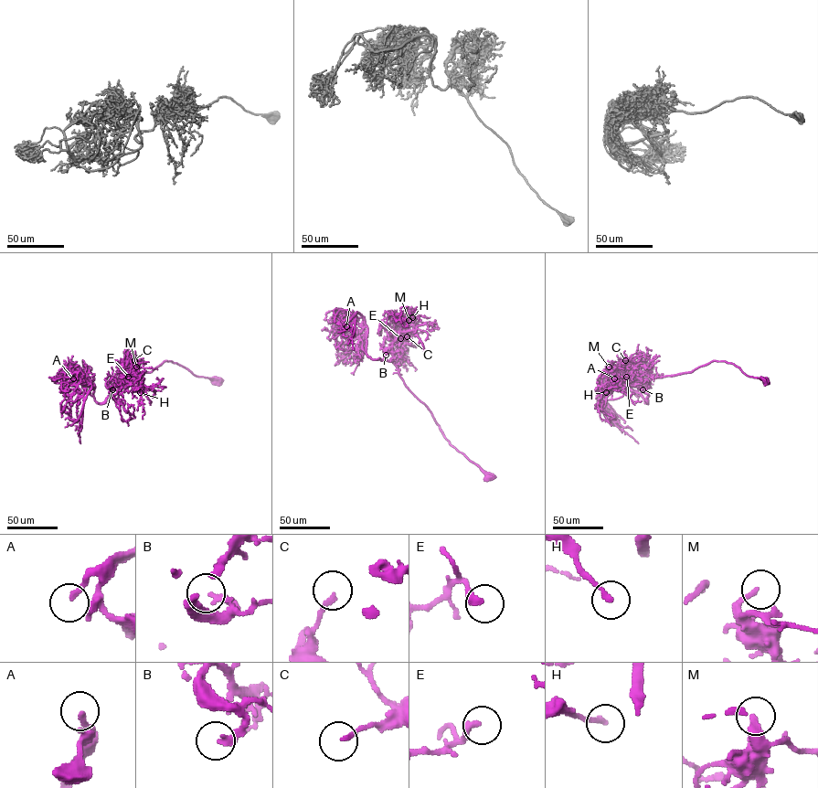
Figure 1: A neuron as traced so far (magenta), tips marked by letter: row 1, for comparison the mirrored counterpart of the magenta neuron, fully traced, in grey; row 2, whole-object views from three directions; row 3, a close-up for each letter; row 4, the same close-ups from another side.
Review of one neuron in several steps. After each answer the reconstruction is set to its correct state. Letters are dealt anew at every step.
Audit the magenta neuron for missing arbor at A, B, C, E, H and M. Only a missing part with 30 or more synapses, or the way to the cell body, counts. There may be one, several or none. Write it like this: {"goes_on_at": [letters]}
{"goes_on_at": ["A", "B", "E"]}

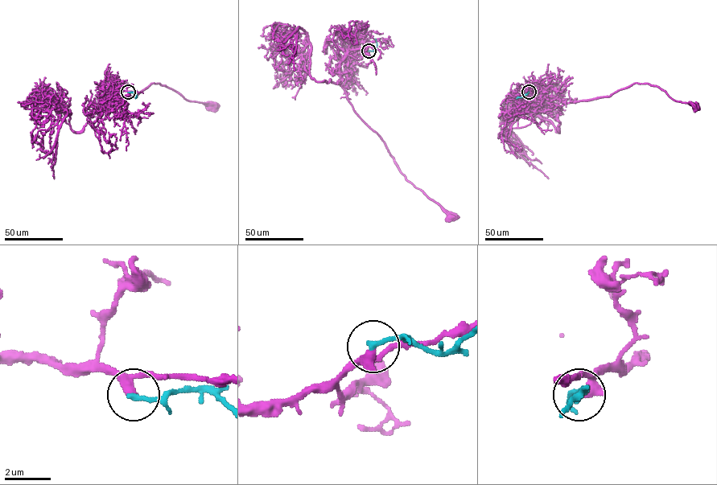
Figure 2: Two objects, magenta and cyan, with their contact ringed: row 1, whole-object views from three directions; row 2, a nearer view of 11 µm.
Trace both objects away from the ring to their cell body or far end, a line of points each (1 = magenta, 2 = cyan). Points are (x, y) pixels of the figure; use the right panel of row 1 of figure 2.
1: (528, 92), (538, 91), (569, 102), (609, 97), (635, 83), (649, 84), (662, 89), (674, 100), (696, 107)
2: (528, 92), (516, 98)

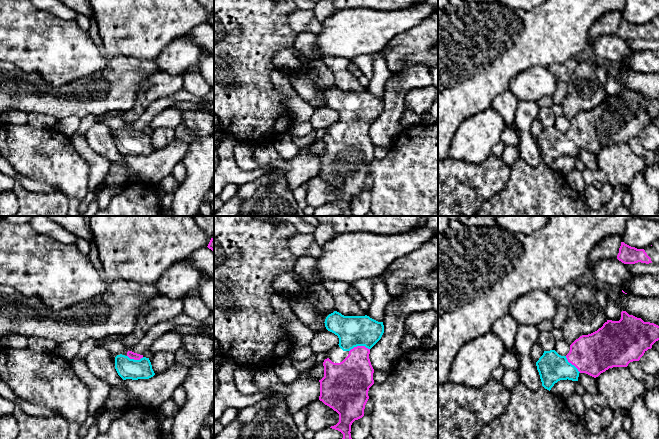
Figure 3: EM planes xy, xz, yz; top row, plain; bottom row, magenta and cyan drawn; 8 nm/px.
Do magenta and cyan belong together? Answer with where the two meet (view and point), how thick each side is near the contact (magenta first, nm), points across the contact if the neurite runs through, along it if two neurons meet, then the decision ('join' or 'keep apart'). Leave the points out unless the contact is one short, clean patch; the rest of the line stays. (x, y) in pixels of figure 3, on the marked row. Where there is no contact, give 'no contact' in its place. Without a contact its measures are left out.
contact xz (359, 346); calibres 300 and 260 nm; way xz (353, 376), (357, 365), (359, 346), (358, 337), (352, 331); join

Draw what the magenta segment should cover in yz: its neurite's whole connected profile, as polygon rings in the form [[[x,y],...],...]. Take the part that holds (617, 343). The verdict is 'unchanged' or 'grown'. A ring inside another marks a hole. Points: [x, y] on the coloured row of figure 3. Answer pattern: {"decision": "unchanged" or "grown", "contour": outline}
{"decision": "grown", "contour": [[[622,311],[619,321],[607,320],[597,331],[576,339],[566,356],[544,351],[536,362],[542,386],[550,391],[560,380],[578,381],[580,373],[596,378],[609,368],[627,367],[658,340],[658,325]]]}

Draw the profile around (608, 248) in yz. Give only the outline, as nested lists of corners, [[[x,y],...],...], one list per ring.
[[[611,235],[602,239],[592,249],[588,258],[588,267],[591,269],[599,261],[604,259],[616,259],[621,246],[622,237]]]

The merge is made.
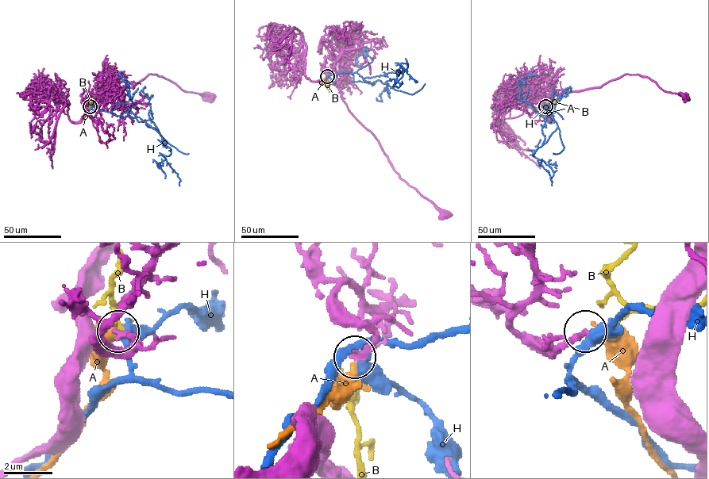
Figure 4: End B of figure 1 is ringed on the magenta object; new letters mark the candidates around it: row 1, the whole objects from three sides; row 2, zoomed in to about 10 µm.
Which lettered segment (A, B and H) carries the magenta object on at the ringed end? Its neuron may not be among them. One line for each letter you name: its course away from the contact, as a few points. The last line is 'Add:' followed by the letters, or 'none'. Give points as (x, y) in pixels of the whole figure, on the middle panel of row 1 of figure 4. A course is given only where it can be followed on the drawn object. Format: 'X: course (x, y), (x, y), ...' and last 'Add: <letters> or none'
B: course (327, 76), (328, 84), (325, 86), (330, 91)
Add: B

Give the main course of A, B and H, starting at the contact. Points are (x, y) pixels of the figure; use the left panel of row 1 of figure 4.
A: (90, 107), (82, 120)
B: (90, 106), (88, 100), (94, 96)
H: (90, 107), (122, 118), (151, 119), (171, 149), (171, 153), (163, 156), (177, 174), (179, 185)

